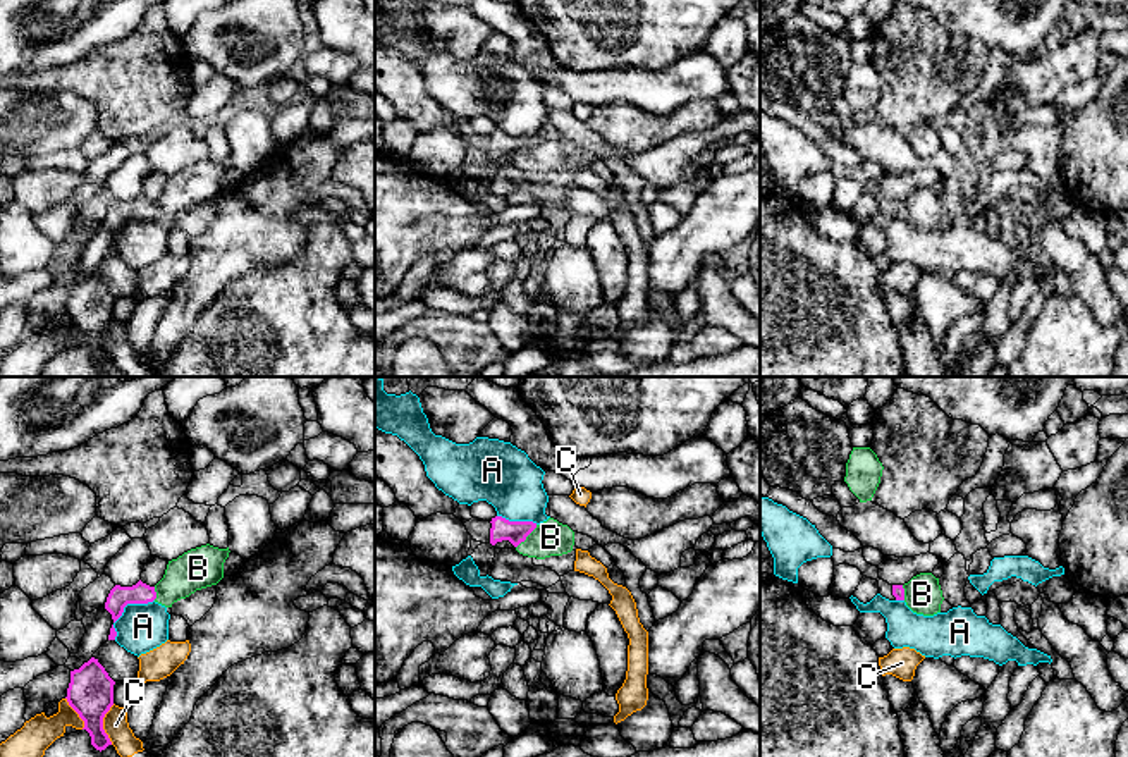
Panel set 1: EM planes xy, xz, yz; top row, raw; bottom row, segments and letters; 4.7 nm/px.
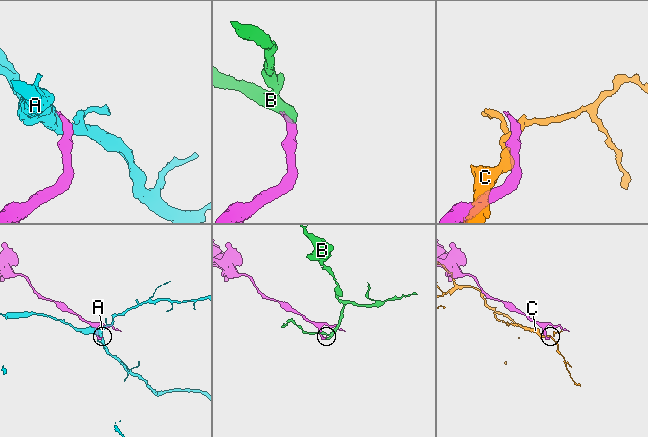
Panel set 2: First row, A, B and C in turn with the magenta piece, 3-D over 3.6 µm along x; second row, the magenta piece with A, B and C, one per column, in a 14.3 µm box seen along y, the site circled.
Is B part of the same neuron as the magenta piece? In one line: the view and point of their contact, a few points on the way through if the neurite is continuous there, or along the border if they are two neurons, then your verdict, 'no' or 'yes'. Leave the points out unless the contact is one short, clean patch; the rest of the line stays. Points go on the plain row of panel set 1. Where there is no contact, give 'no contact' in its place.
contact xz (527, 150); way xz (516, 147), (527, 150), (551, 152); yes

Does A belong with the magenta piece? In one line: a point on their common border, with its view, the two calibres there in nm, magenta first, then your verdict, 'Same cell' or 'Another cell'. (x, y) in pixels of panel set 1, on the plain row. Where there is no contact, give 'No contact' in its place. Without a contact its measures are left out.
Touches magenta at xy (122, 224). Thickness 100 nm (magenta) against 220 nm. Another cell

